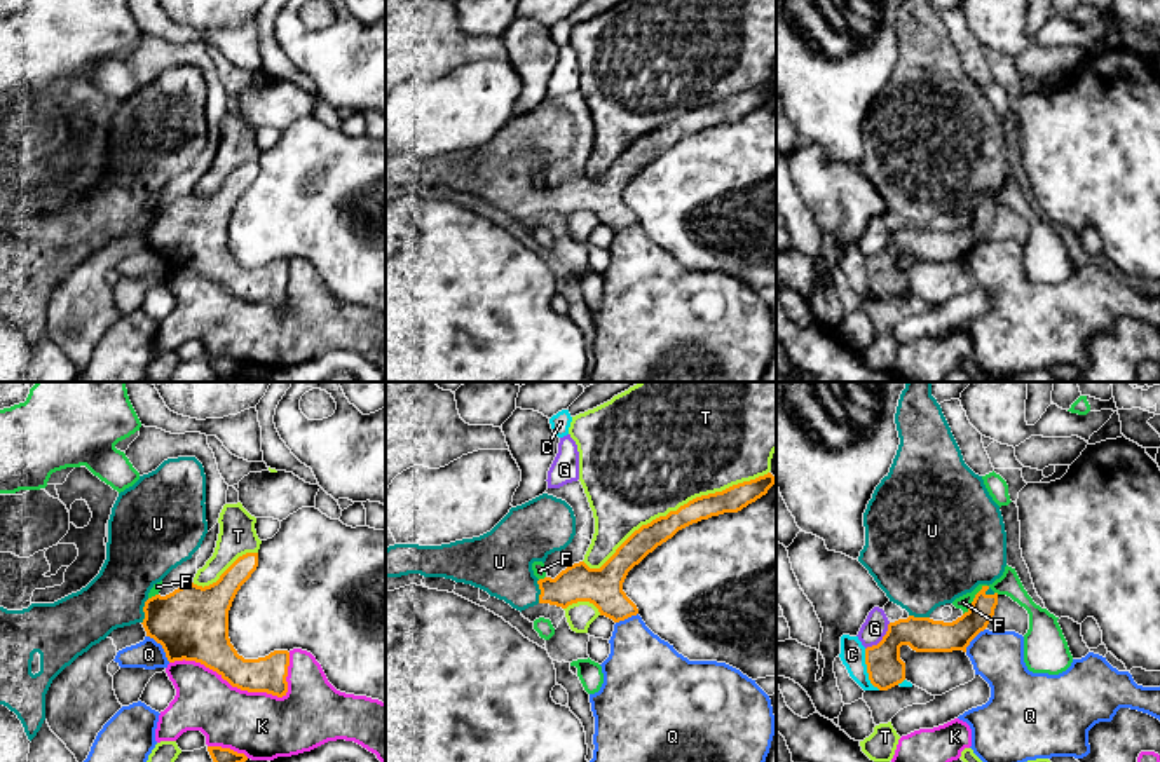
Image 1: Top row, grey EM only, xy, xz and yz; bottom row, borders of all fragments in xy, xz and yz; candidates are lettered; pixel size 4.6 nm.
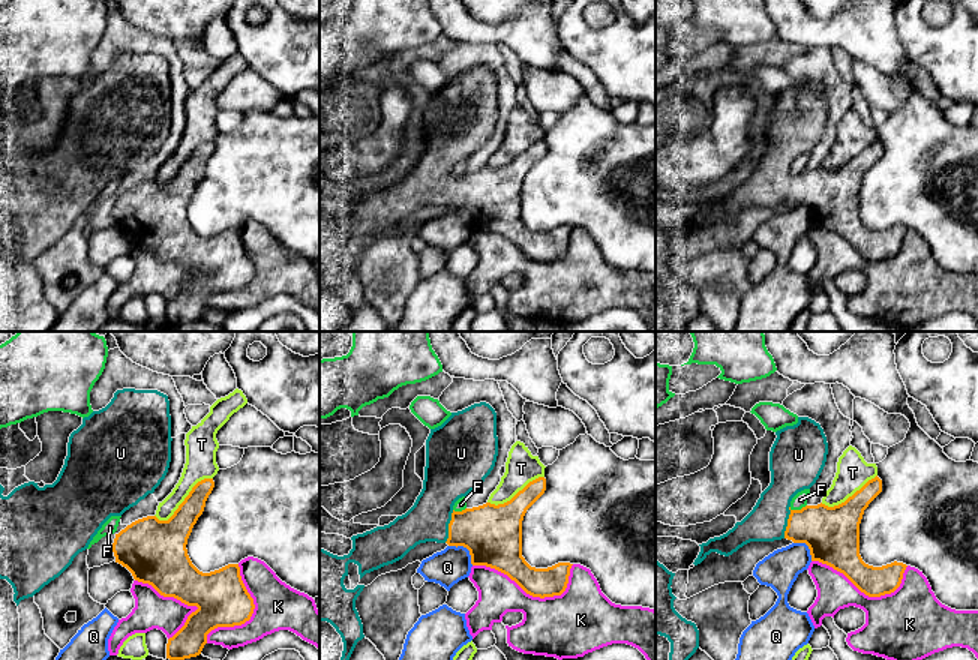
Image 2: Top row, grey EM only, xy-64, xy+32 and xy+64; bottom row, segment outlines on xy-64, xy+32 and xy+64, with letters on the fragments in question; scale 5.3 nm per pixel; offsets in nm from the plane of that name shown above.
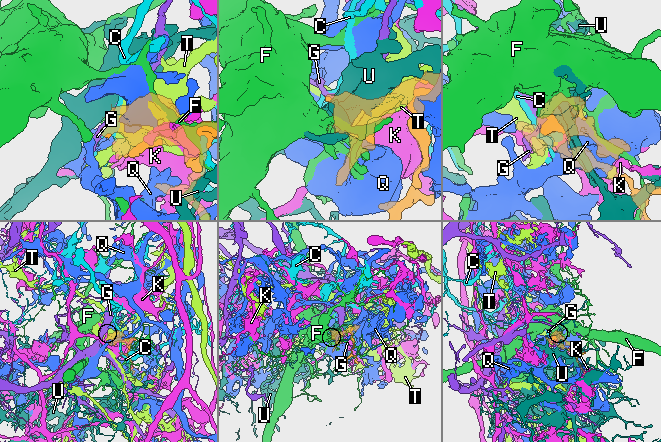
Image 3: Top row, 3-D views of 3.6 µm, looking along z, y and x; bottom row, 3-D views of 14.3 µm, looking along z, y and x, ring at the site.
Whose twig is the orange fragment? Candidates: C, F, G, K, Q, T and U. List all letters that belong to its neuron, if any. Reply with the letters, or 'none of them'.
U

